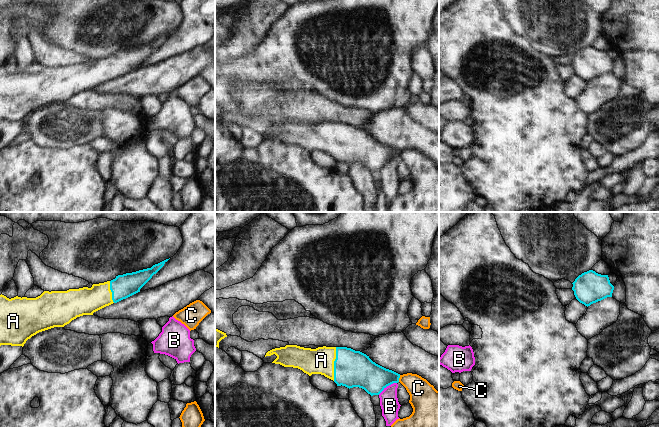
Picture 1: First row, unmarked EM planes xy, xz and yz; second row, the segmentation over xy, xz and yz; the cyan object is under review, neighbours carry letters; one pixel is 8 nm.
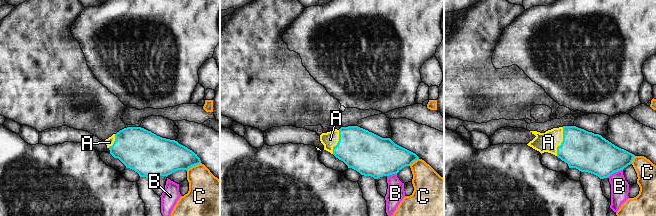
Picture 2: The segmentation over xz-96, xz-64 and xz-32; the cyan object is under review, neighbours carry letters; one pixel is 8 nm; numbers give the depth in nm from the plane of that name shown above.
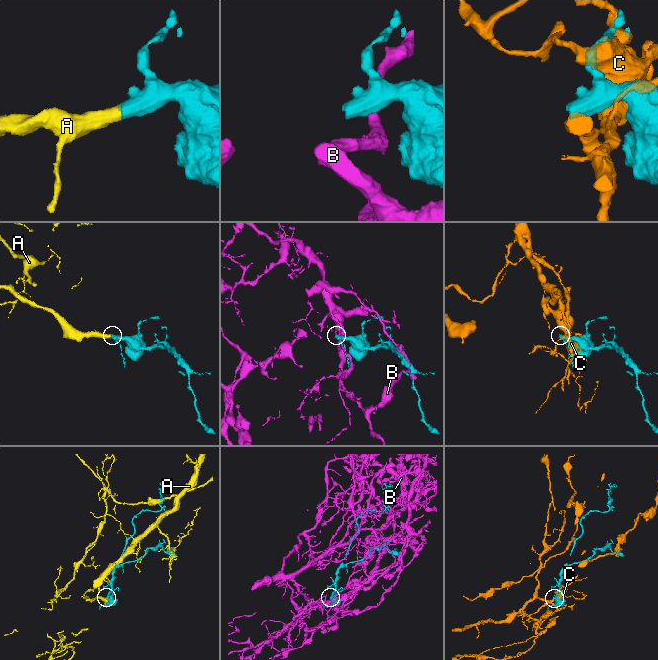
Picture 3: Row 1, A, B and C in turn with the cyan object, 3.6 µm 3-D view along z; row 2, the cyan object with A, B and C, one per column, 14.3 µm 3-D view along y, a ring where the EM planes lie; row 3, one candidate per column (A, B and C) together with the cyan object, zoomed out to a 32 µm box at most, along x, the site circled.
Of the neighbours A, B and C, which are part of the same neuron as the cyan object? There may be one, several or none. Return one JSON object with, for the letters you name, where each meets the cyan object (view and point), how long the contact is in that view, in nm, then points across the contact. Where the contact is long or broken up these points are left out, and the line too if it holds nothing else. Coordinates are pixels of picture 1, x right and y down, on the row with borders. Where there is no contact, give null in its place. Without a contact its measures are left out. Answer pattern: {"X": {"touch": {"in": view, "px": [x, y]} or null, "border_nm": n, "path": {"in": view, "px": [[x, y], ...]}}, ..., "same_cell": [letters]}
{"A": {"touch": {"in": "xz", "px": [334, 364]}, "border_nm": 280, "path": {"in": "xz", "px": [[352, 368], [341, 364], [334, 364], [330, 361], [321, 360]]}}, "same_cell": ["A"]}

